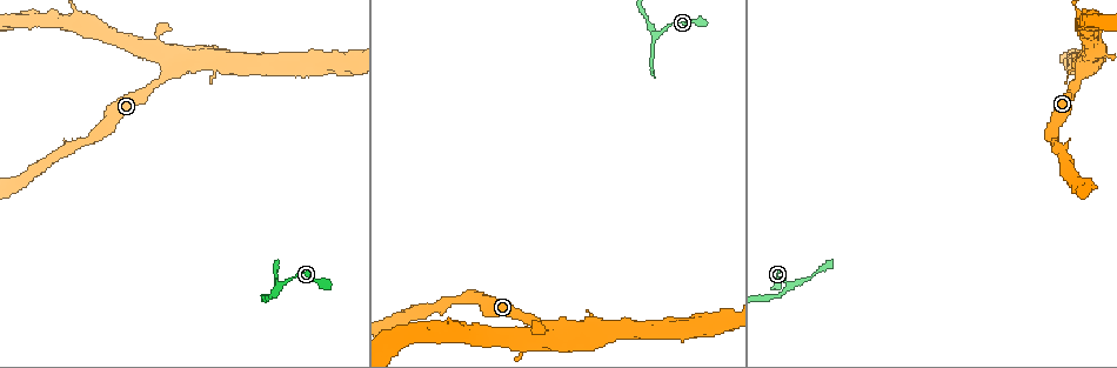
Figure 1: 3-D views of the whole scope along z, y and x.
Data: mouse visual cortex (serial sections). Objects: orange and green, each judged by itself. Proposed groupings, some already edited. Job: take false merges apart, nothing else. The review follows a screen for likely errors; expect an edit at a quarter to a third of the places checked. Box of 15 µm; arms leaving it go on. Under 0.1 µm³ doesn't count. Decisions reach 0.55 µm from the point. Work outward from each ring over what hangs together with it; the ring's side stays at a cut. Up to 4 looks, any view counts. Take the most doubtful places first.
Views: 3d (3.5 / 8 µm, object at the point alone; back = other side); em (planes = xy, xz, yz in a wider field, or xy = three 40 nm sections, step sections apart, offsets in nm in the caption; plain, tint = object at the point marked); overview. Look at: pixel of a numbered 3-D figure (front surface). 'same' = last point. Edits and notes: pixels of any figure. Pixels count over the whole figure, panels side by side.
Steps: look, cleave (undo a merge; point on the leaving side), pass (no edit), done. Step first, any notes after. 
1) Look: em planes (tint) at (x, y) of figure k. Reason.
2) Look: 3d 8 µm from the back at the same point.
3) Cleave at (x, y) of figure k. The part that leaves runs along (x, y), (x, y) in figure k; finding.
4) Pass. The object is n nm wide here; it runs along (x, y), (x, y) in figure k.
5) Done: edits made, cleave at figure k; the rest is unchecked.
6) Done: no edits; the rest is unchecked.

Look: 3d 3.5 µm at (280, 283) of figure 1. Abrupt turn.

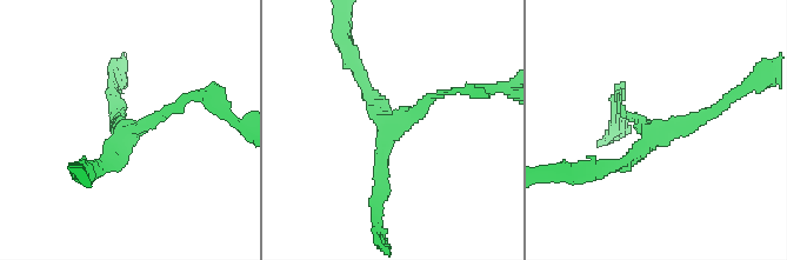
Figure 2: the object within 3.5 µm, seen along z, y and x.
Look: em xy step 3 (tint) at (655, 132) of figure 2. Shape alone is not enough.

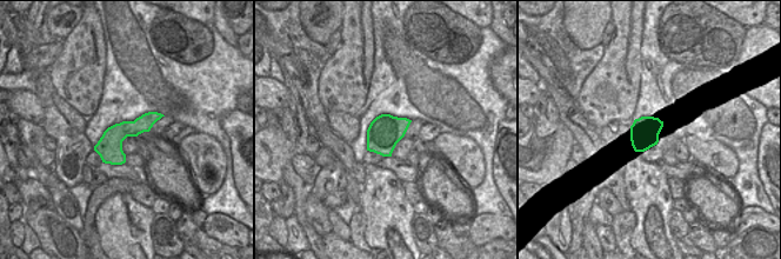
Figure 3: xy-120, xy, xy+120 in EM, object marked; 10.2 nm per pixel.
Pass. It runs along (158, 115), (127, 128), (105, 159) in figure 3; all the same cell.

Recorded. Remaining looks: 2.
Look: 3d 3.5 µm at (1083, 71) of figure 1. Sharp bend.

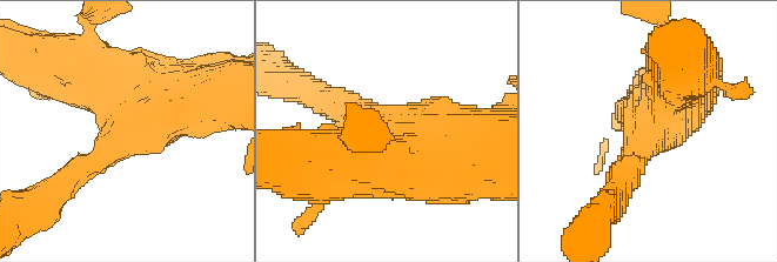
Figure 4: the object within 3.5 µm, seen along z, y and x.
Look: em xy step 3 (tint) at (129, 129) of figure 4. Shape alone is not enough.

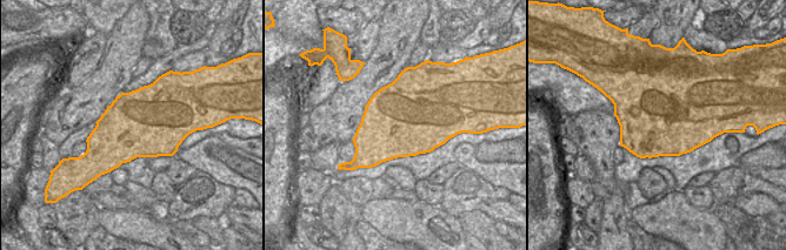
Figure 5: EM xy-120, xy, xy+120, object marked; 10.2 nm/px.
Pass. It runs along (94, 162), (138, 108), (216, 98) in figure 4; one cell here.

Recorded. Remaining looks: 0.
Done: no edits; the rest is unchecked.

